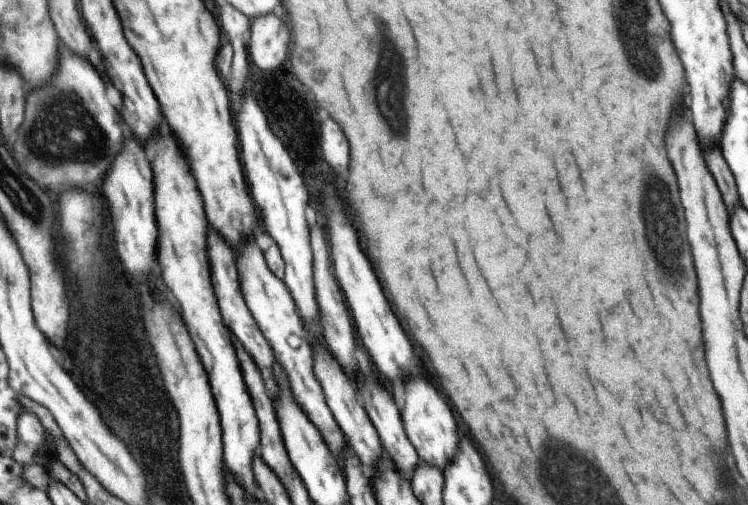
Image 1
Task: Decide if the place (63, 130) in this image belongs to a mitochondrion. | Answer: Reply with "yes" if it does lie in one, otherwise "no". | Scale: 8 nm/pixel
yes

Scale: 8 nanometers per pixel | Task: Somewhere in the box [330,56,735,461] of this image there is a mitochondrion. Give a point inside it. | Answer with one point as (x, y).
(663, 232)

